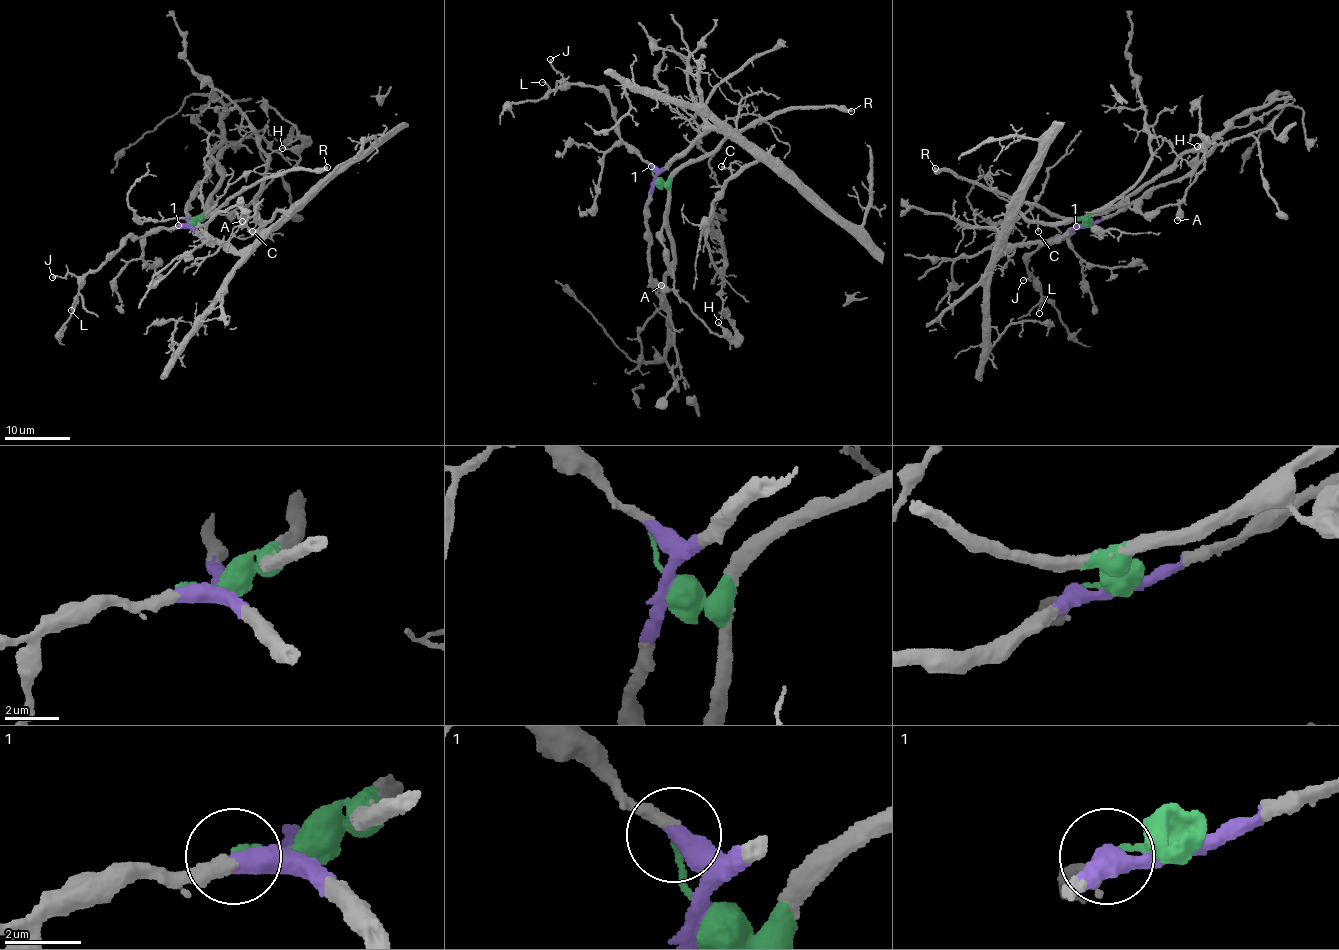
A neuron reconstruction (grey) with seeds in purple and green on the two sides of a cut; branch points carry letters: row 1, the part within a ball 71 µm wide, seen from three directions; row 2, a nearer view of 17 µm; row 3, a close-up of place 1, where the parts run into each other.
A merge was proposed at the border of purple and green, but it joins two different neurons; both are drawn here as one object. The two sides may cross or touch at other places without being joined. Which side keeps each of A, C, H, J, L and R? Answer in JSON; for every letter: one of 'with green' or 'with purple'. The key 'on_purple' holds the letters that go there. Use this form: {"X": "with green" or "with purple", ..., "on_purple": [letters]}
{"A": "with green", "C": "with purple", "H": "with green", "J": "with purple", "L": "with purple", "R": "with green", "on_purple": ["C", "J", "L"]}

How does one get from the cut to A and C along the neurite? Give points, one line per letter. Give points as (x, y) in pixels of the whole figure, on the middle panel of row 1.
A: (655, 179), (669, 191), (661, 238), (664, 261), (671, 267), (673, 287), (665, 288), (661, 285)
C: (655, 179), (710, 130), (721, 130), (764, 158), (733, 174), (720, 166)

